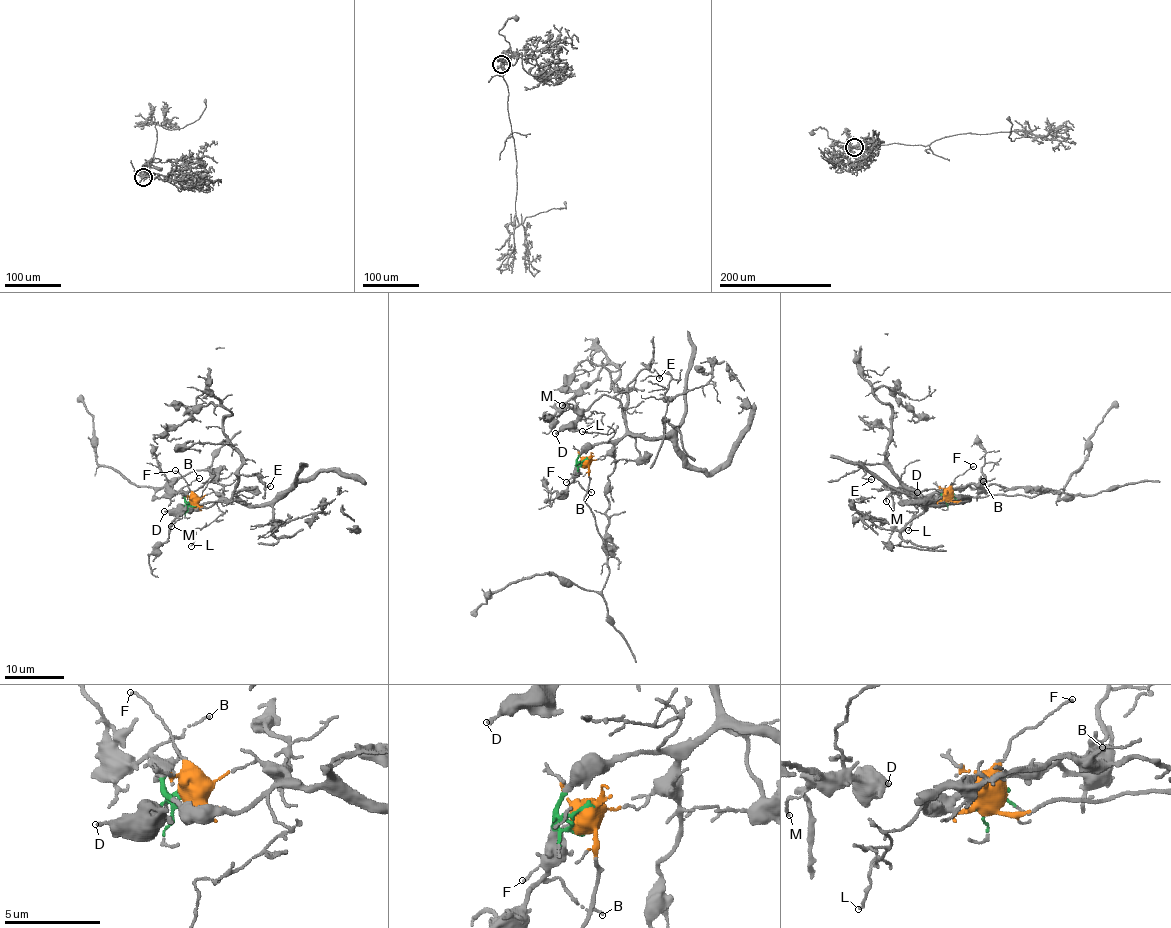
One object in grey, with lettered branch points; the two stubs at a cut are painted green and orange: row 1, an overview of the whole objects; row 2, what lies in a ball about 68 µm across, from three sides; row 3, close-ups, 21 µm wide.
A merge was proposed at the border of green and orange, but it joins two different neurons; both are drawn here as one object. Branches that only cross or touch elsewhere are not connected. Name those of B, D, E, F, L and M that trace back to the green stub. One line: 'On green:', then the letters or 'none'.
On green: B, D, E, L, M

